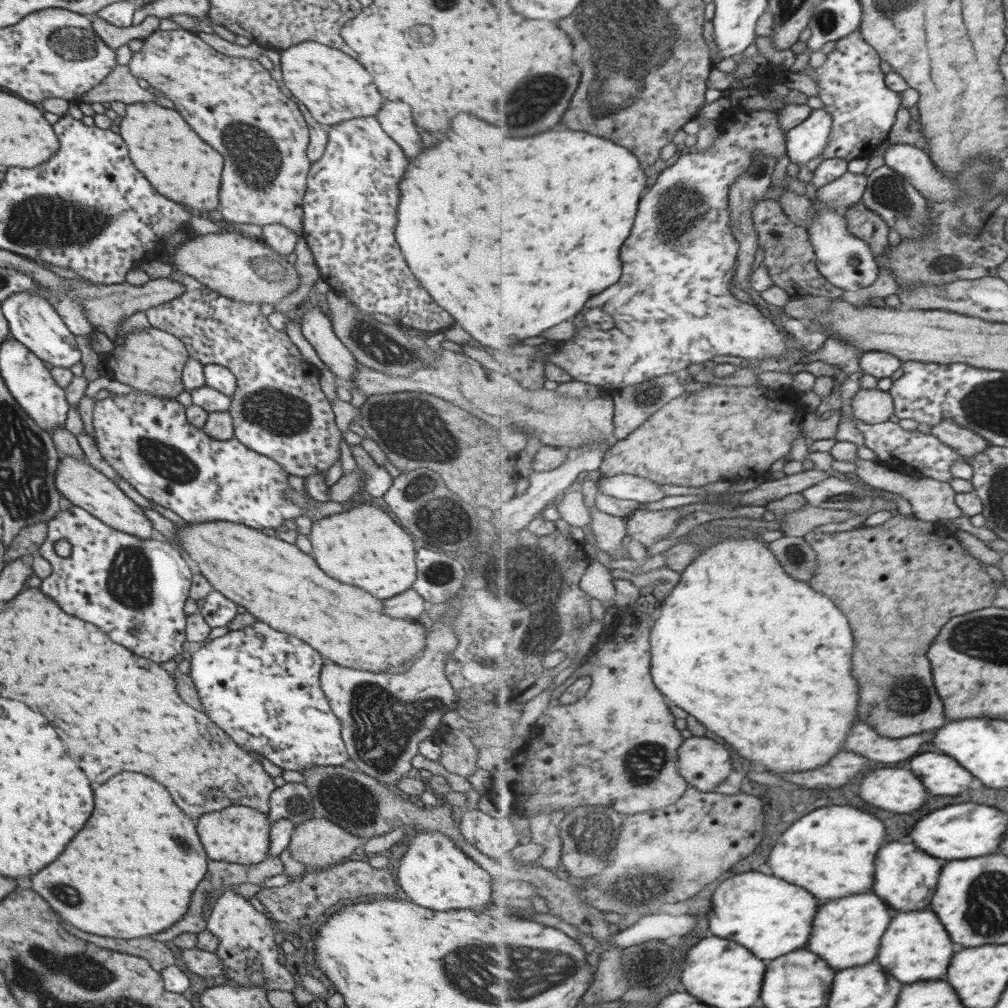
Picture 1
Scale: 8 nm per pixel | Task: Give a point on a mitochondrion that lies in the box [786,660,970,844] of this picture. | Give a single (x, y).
(916, 695)

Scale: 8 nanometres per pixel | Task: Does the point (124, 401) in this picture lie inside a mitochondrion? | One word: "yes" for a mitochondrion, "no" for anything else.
no

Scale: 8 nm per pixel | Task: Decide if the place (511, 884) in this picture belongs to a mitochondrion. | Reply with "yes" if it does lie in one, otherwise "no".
no

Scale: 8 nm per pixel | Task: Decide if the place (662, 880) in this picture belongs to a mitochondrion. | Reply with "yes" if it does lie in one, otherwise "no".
yes

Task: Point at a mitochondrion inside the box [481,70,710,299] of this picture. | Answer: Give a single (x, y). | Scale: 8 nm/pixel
(538, 97)

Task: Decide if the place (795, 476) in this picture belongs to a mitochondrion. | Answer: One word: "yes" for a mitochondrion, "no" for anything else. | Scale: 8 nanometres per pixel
no

